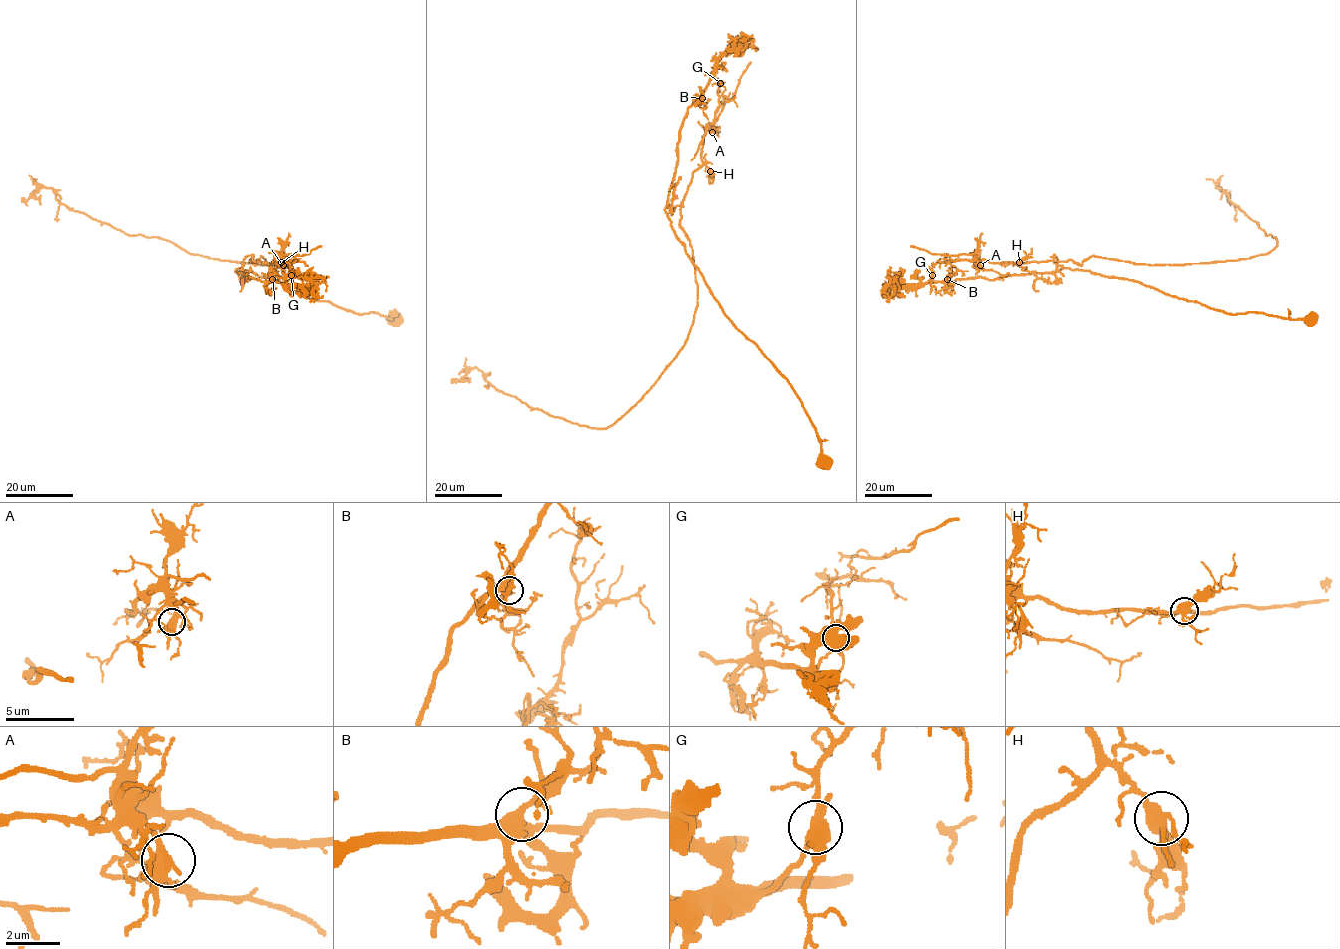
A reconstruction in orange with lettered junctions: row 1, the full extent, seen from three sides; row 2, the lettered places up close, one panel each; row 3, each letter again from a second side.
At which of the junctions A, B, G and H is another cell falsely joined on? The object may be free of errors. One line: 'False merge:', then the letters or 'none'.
False merge: G

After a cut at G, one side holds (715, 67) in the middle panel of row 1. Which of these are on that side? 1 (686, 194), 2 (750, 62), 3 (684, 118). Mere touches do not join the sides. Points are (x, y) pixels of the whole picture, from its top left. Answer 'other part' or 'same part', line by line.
1: other part
2: other part
3: same part

